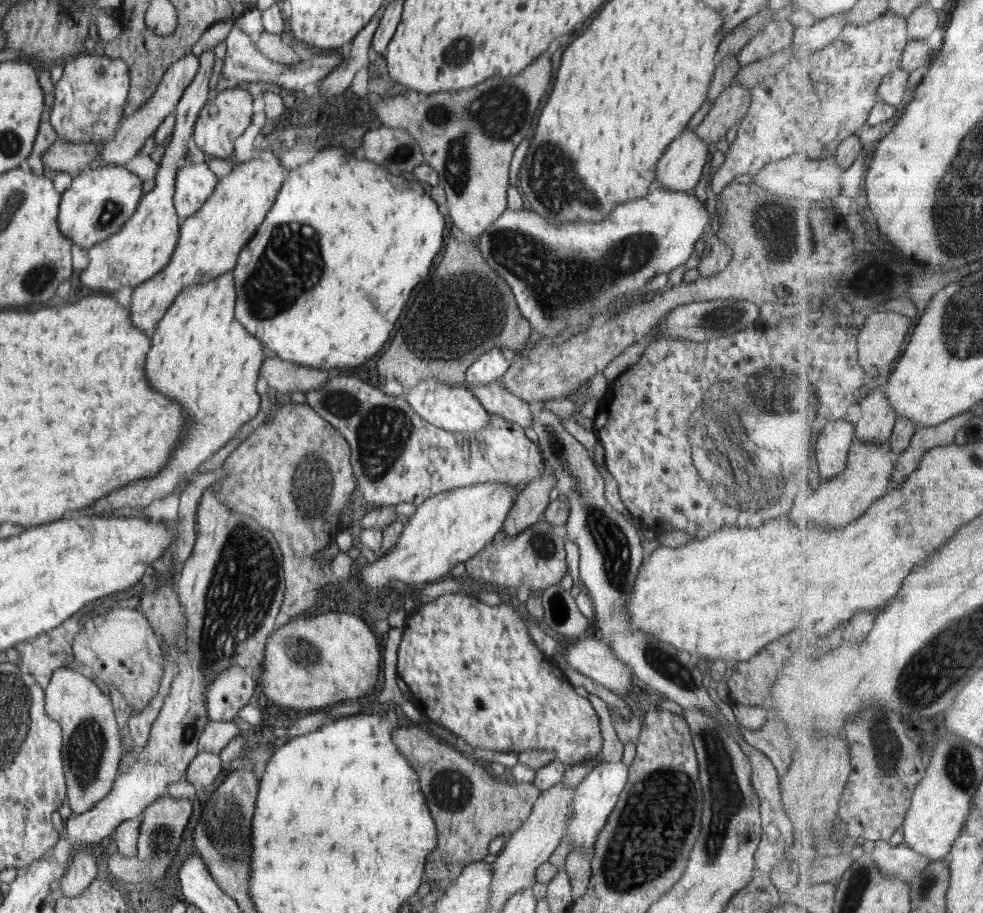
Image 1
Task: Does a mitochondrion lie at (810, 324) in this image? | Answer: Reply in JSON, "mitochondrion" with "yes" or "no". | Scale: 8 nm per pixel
{"mitochondrion":"no"}

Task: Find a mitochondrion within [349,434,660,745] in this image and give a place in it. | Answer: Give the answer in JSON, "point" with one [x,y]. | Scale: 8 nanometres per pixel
{"point":[542,544]}

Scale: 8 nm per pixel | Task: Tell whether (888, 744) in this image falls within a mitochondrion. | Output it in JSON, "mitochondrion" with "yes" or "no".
{"mitochondrion":"yes"}

